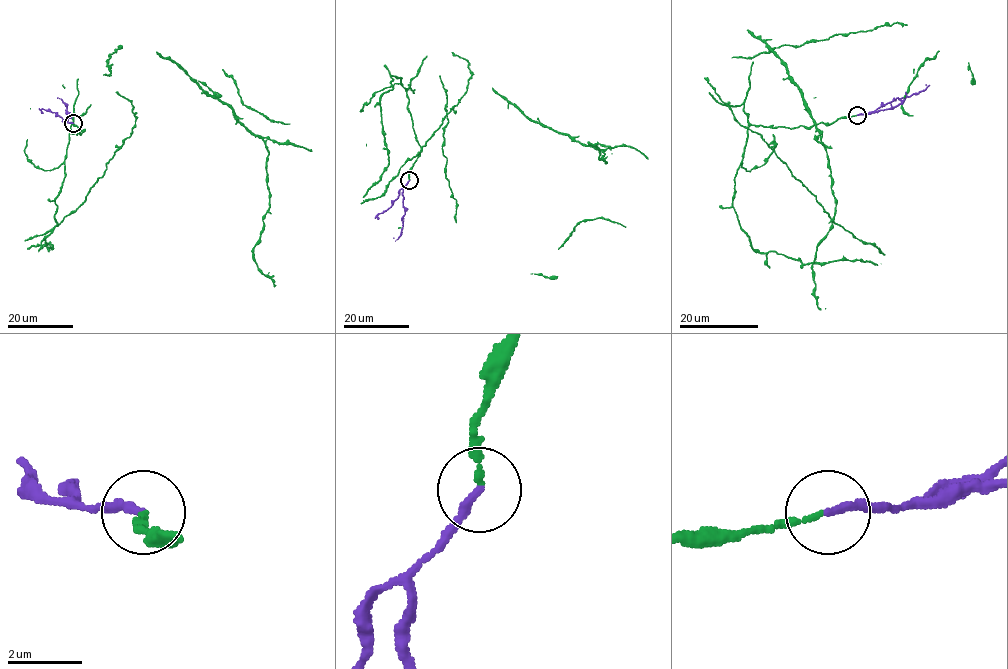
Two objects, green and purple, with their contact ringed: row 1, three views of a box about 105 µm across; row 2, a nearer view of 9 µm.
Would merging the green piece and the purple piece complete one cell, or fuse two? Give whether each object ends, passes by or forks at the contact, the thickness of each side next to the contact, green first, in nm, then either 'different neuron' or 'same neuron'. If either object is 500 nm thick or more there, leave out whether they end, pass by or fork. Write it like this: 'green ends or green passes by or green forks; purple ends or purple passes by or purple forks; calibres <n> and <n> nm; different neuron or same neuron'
green ends; purple ends; calibres 160 and 220 nm; same neuron

